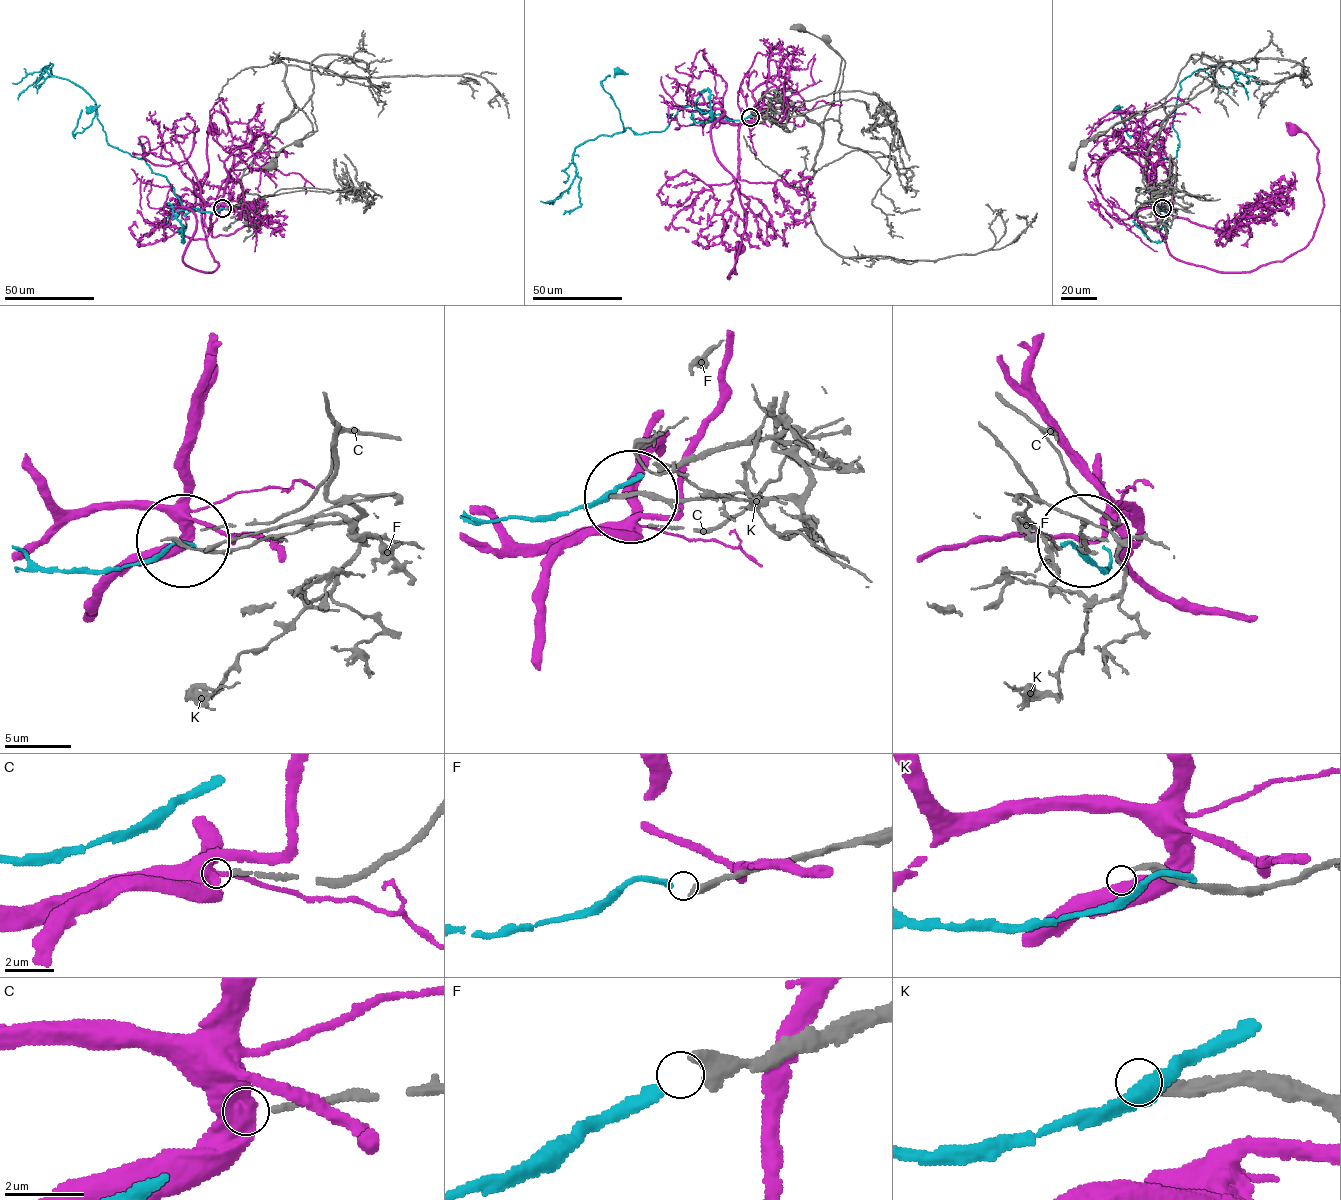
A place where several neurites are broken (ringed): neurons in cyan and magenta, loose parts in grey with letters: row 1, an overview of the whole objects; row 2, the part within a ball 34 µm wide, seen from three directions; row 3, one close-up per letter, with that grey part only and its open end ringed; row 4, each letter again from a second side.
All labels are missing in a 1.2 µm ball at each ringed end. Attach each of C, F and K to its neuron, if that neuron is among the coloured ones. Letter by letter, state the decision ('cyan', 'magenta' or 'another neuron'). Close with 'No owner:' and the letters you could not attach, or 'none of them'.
C: another neuron
F: cyan
K: another neuron
No owner: C, K

